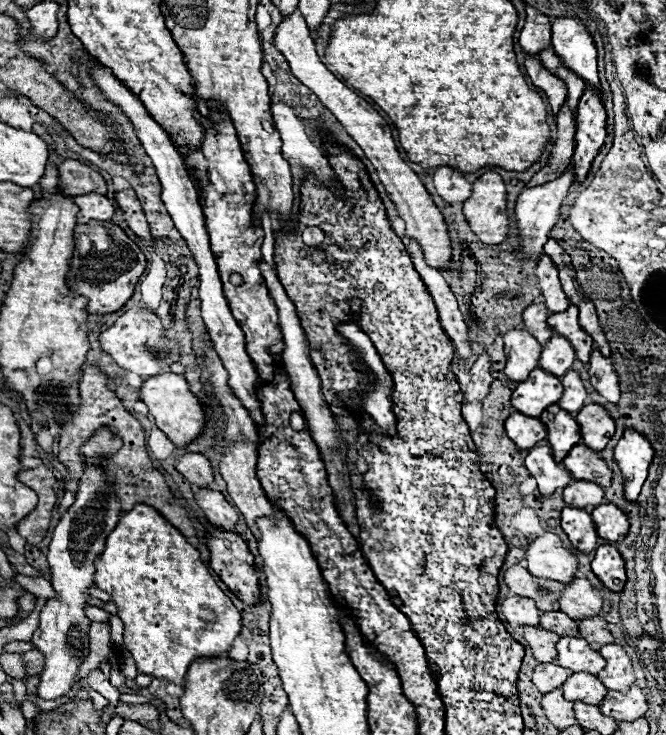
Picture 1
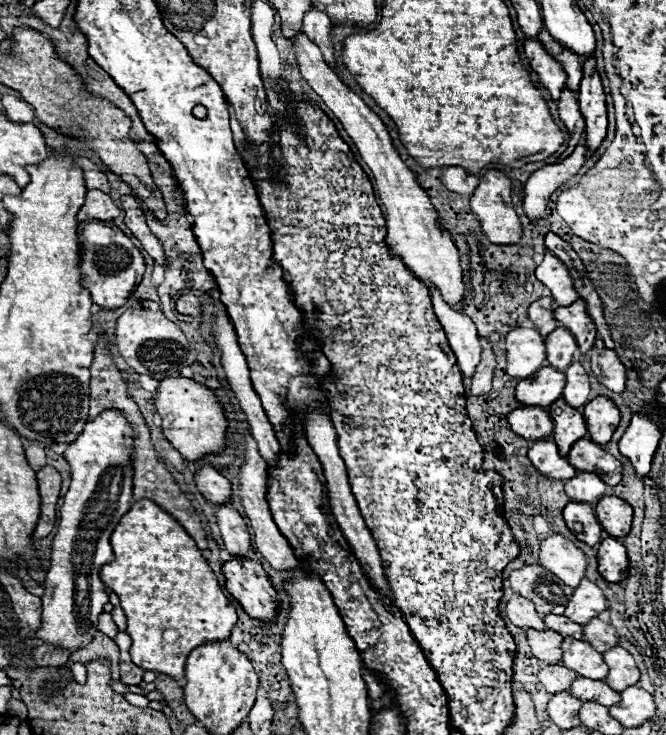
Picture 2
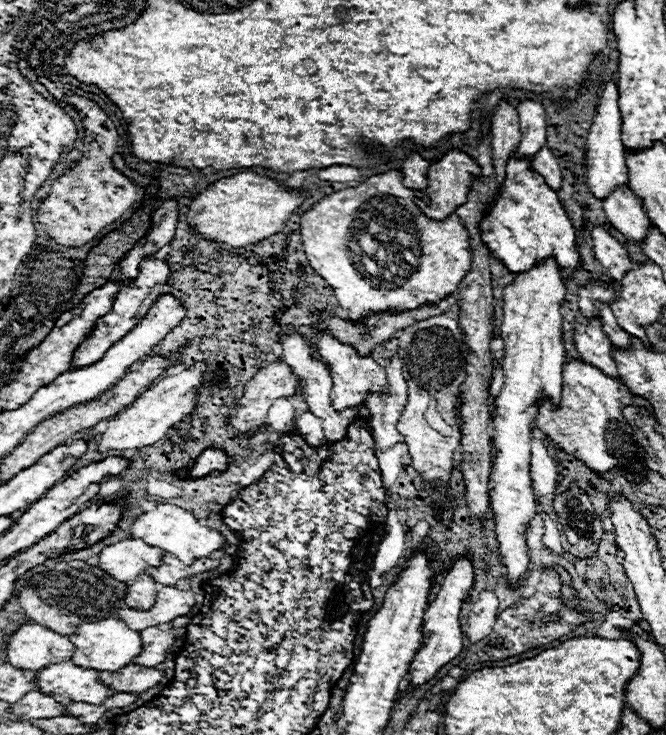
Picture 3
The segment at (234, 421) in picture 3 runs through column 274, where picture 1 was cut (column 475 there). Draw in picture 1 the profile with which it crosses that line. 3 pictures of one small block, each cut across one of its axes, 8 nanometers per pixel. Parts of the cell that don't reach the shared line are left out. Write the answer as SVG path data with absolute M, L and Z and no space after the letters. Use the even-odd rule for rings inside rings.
M486 352L478 354L478 360L470 368L470 384L466 388L466 396L470 400L484 400L492 384L490 376L490 356Z

